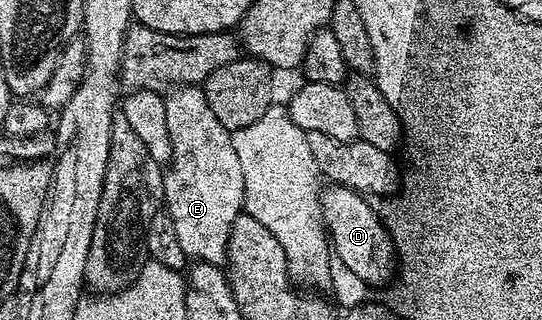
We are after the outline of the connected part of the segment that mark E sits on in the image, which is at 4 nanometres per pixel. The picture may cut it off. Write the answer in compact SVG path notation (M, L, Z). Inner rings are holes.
M177 86L164 96L164 105L166 106L166 127L170 129L170 146L172 147L172 158L170 167L164 173L164 203L163 207L174 218L174 231L178 234L178 242L182 245L185 257L195 258L197 261L205 264L223 265L228 258L228 239L232 224L242 214L244 206L244 183L242 182L242 166L238 166L238 153L234 151L234 142L232 134L222 122L214 115L214 110L210 110L210 102L206 102L206 94L203 87L200 86Z

